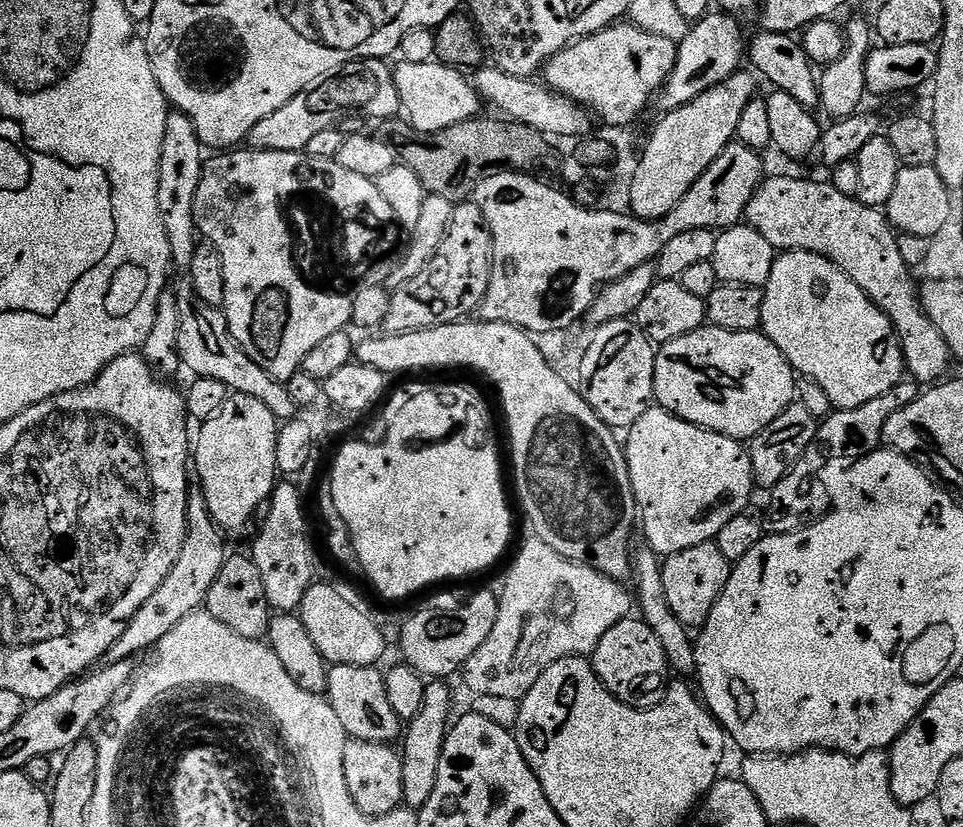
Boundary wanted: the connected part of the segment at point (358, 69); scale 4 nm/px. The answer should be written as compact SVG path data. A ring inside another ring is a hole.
M351 60L338 70L330 70L330 74L318 78L313 87L299 92L297 96L290 98L290 102L286 102L286 106L281 106L274 110L274 114L262 118L262 122L258 122L254 130L250 130L247 147L258 152L303 152L318 133L343 125L343 120L388 120L391 116L399 117L402 109L398 86L392 77L393 69L386 65L384 60Z

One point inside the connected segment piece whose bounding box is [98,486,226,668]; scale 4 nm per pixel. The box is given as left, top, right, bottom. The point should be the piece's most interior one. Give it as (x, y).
(186, 589)

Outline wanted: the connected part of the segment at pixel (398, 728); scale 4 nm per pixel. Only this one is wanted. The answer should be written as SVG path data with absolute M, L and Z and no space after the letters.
M331 665L328 669L328 690L326 699L331 704L338 722L349 738L375 744L395 745L402 736L402 721L394 714L390 698L386 698L384 672L379 667Z

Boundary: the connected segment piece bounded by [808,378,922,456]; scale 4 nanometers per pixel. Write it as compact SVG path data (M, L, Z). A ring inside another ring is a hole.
M905 378L896 384L886 394L878 394L866 402L866 406L857 408L842 408L833 411L824 419L819 421L814 442L810 442L809 450L826 450L832 456L855 456L860 452L867 452L868 448L881 447L884 438L884 427L890 422L890 414L898 414L910 402L914 402L920 396L921 385L911 378Z

